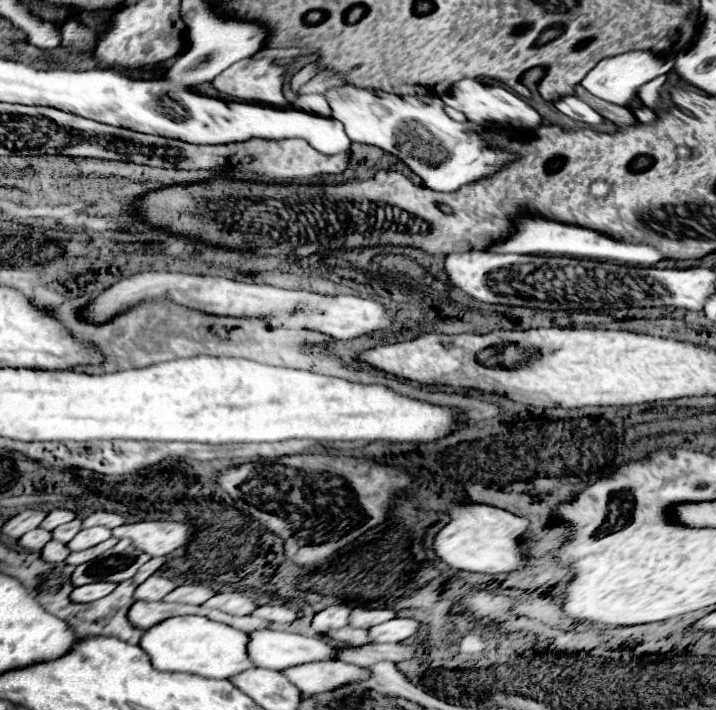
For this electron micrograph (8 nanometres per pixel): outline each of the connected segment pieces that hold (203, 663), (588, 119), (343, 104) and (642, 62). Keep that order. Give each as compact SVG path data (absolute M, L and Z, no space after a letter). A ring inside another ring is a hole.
M192 615L162 621L162 625L156 625L154 629L144 633L140 647L150 655L152 665L160 671L184 671L212 679L230 679L256 667L246 651L248 641L250 637L244 631Z
M574 95L562 97L562 99L556 101L554 105L556 105L556 109L558 109L560 113L564 113L564 115L576 119L576 121L582 121L582 123L586 123L586 125L590 125L590 127L602 125L602 123L606 121L606 119L604 119L600 113L596 113L588 103L584 103L582 99L578 99L578 97L574 97Z
M347 83L326 91L324 95L330 103L331 116L342 121L354 143L374 145L392 153L422 179L424 187L432 191L454 193L460 187L486 179L518 161L518 153L488 147L488 143L482 141L484 137L476 123L456 123L450 119L440 97L390 95L384 91L359 89Z
M630 51L630 53L622 53L616 57L608 57L602 59L584 79L582 79L582 87L588 89L594 97L604 99L612 105L620 105L620 107L630 107L632 101L638 97L638 91L644 83L656 79L662 75L662 57L650 53L650 51Z

